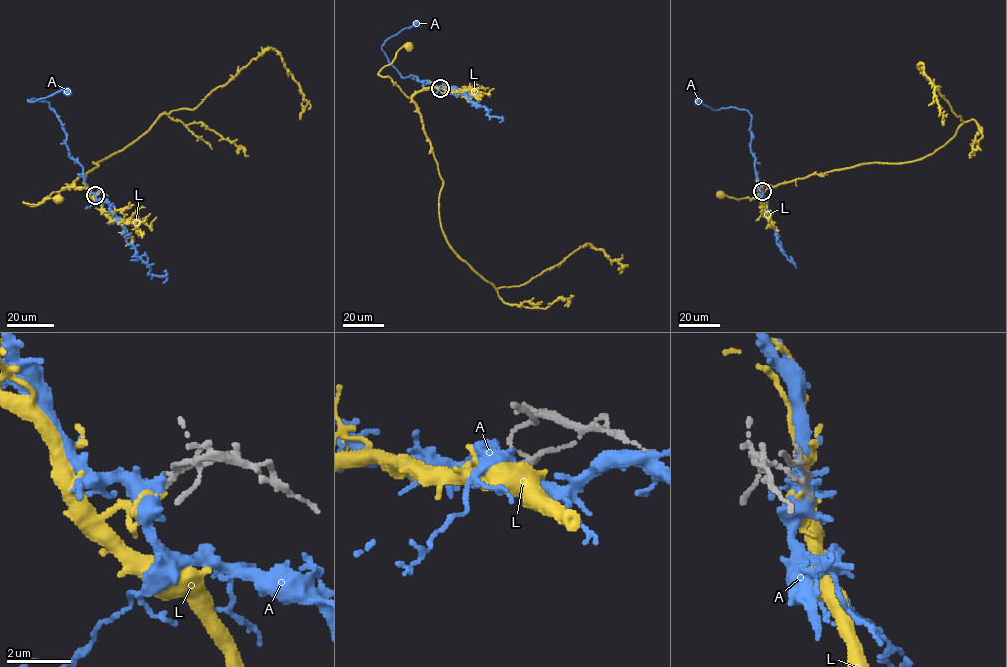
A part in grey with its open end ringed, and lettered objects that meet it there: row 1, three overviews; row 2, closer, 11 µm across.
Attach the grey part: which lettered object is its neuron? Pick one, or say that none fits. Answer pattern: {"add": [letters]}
{"add": ["L"]}

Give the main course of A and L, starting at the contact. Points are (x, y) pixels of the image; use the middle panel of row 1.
A: (441, 87), (416, 76), (402, 78), (381, 48), (402, 30), (419, 23)
L: (441, 87), (425, 87), (408, 98), (388, 77), (378, 73), (391, 63), (400, 49), (407, 47)

